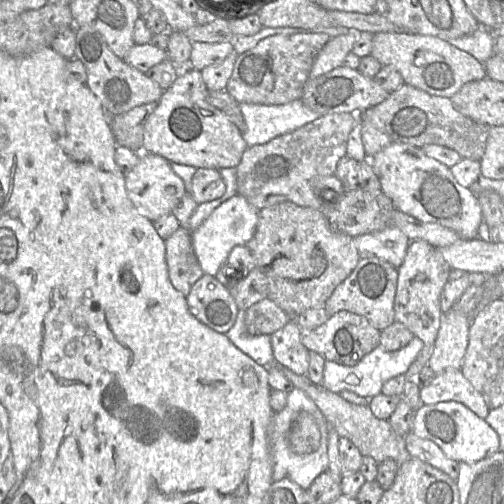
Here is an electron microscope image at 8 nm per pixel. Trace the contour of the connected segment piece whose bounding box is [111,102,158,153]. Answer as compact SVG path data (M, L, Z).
M158 102L143 104L129 112L115 116L112 124L116 146L127 147L142 153L144 126L156 109Z

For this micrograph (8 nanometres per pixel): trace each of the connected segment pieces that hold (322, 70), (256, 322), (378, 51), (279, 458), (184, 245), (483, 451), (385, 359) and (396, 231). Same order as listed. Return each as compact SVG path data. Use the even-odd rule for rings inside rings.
M349 30L346 34L331 38L320 50L311 71L309 79L315 79L343 65L343 61L357 41L360 31Z
M269 298L260 300L245 310L245 327L250 335L272 335L291 316Z
M410 32L374 34L371 56L382 66L395 68L404 84L434 96L451 98L464 84L487 77L484 65L470 54L434 36Z
M295 387L288 393L287 404L283 410L276 412L271 425L269 427L269 448L273 460L273 474L274 481L282 479L289 479L301 488L307 490L310 488L313 481L322 473L328 470L328 436L330 426L324 417L323 413L316 406L316 404L309 398L309 396L301 389ZM306 411L311 414L317 422L321 433L321 441L319 448L307 455L299 455L294 453L289 448L288 433L292 422L295 420L299 412Z
M179 227L166 242L166 262L172 285L184 296L204 274L195 255L191 232Z
M459 402L423 404L415 413L411 432L436 443L445 455L459 463L475 463L499 452L499 436L485 421Z
M414 337L409 344L397 351L387 351L379 344L365 355L355 366L345 366L326 360L324 365L322 386L327 390L340 393L344 390L352 391L361 397L371 399L381 393L383 385L391 378L405 374L409 366L426 351L428 346L418 337Z
M396 226L381 231L357 236L355 246L361 258L376 257L387 261L395 268L404 262L411 240Z

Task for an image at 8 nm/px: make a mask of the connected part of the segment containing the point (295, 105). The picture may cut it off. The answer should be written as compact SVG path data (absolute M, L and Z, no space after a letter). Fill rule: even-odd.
M300 99L283 105L239 103L239 108L246 125L243 138L248 148L268 143L321 117Z

